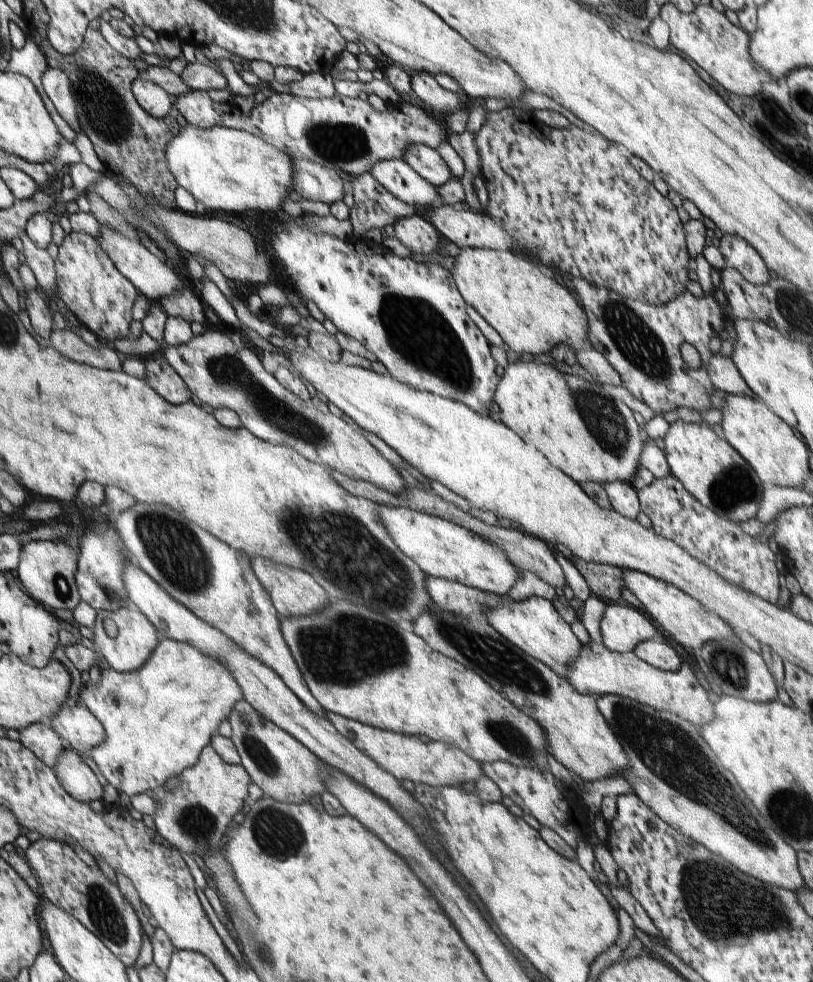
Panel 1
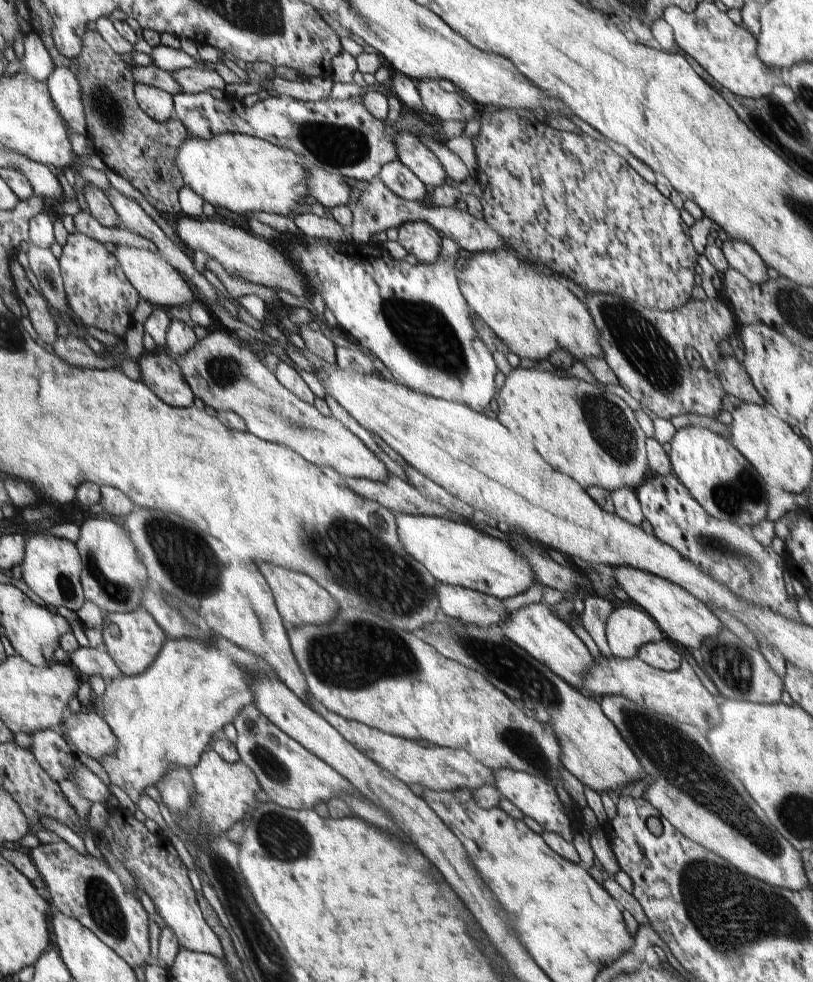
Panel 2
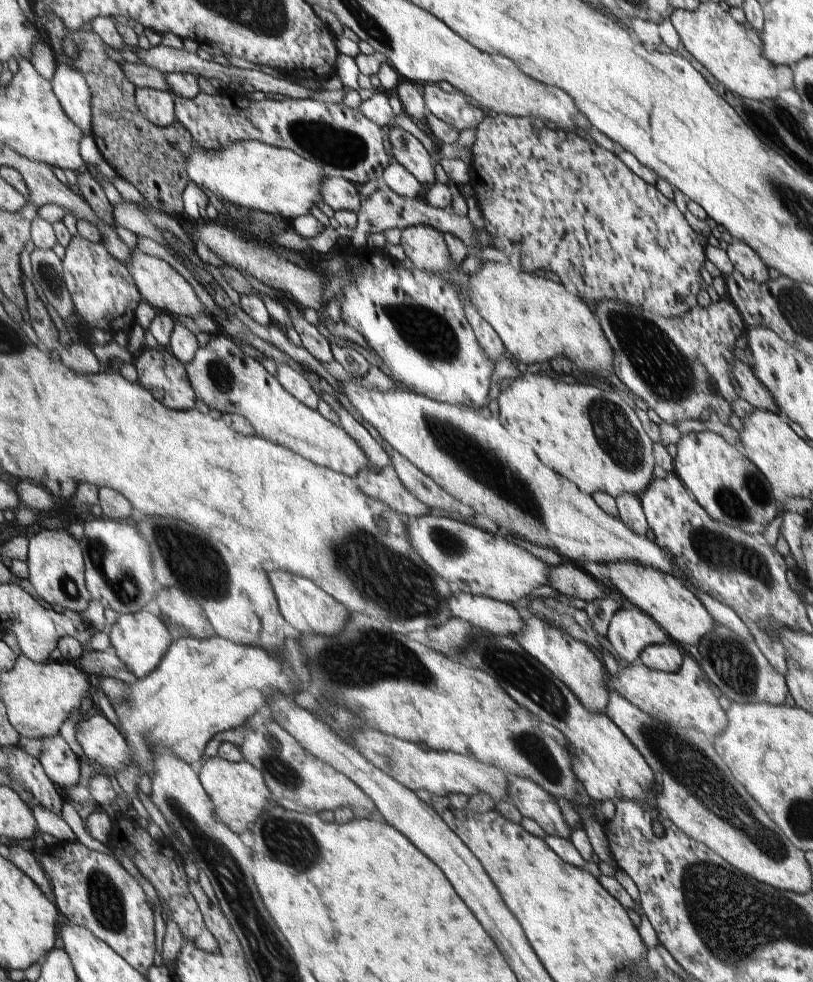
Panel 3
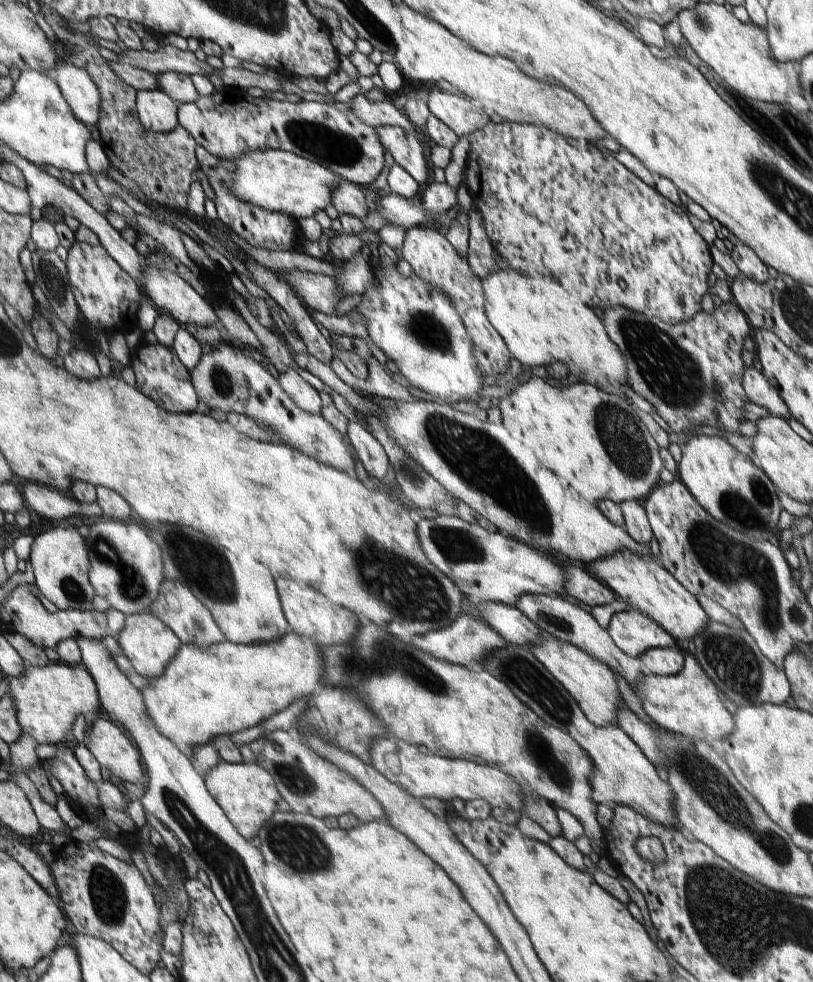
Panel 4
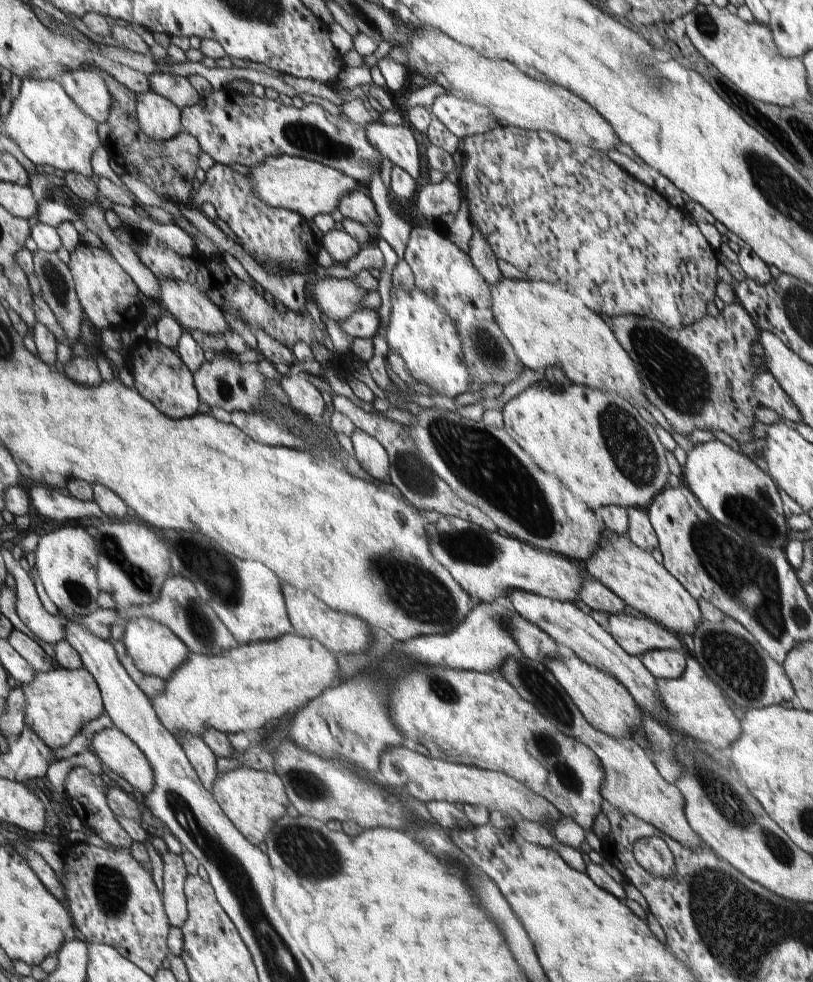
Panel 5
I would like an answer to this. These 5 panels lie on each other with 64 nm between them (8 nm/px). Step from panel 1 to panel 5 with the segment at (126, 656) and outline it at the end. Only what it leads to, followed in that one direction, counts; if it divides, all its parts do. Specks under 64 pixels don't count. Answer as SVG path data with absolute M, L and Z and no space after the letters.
M131 618L125 624L123 638L121 638L127 656L135 662L137 670L143 672L145 676L155 676L161 680L169 680L169 676L187 660L189 648L185 642L181 642L167 626L151 620L151 618Z

